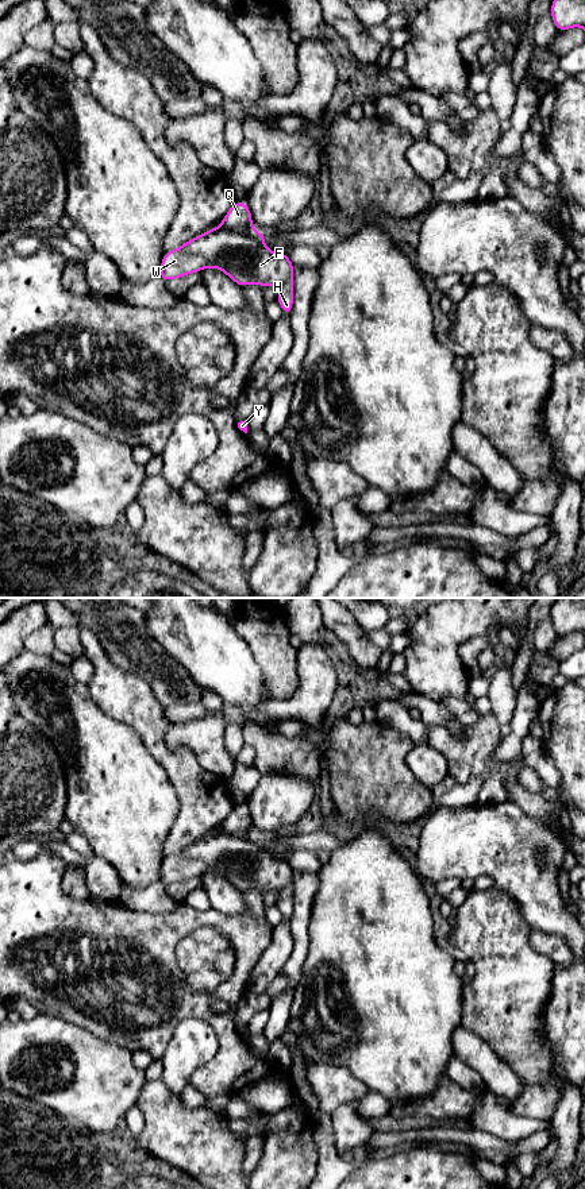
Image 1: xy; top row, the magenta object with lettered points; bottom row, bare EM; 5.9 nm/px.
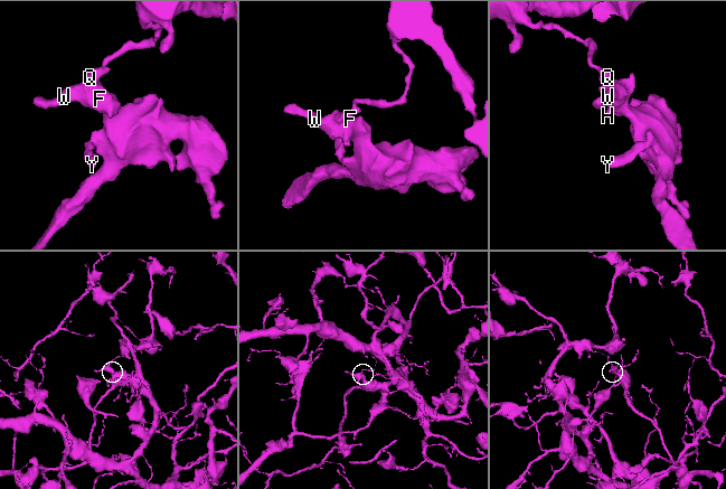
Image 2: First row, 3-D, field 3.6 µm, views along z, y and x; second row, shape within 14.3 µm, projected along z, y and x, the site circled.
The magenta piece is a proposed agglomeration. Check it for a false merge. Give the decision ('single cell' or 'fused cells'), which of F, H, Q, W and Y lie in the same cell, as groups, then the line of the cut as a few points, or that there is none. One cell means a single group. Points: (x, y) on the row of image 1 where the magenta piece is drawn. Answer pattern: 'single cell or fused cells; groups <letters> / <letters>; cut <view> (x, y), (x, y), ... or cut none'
fused cells; groups F H W Y / Q; cut xy (219, 226), (251, 228)

